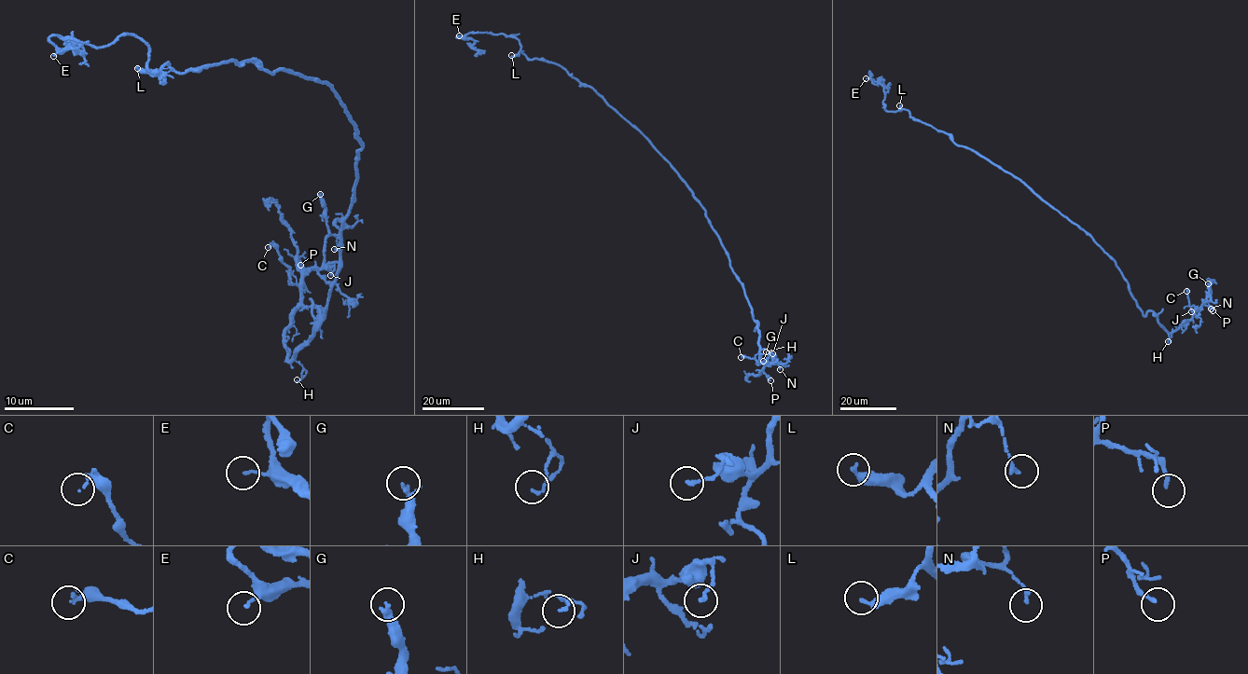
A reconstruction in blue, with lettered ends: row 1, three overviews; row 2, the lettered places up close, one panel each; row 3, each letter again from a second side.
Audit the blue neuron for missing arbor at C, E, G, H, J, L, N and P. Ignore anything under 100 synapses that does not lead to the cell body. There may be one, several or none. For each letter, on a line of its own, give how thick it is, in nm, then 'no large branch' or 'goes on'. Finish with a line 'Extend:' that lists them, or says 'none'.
C: calibre 90 nm; no large branch
E: calibre 120 nm; no large branch
G: calibre 200 nm; no large branch
H: calibre 110 nm; no large branch
J: calibre 160 nm; no large branch
L: calibre 260 nm; no large branch
N: calibre 160 nm; no large branch
P: calibre 150 nm; no large branch
Extend: none

